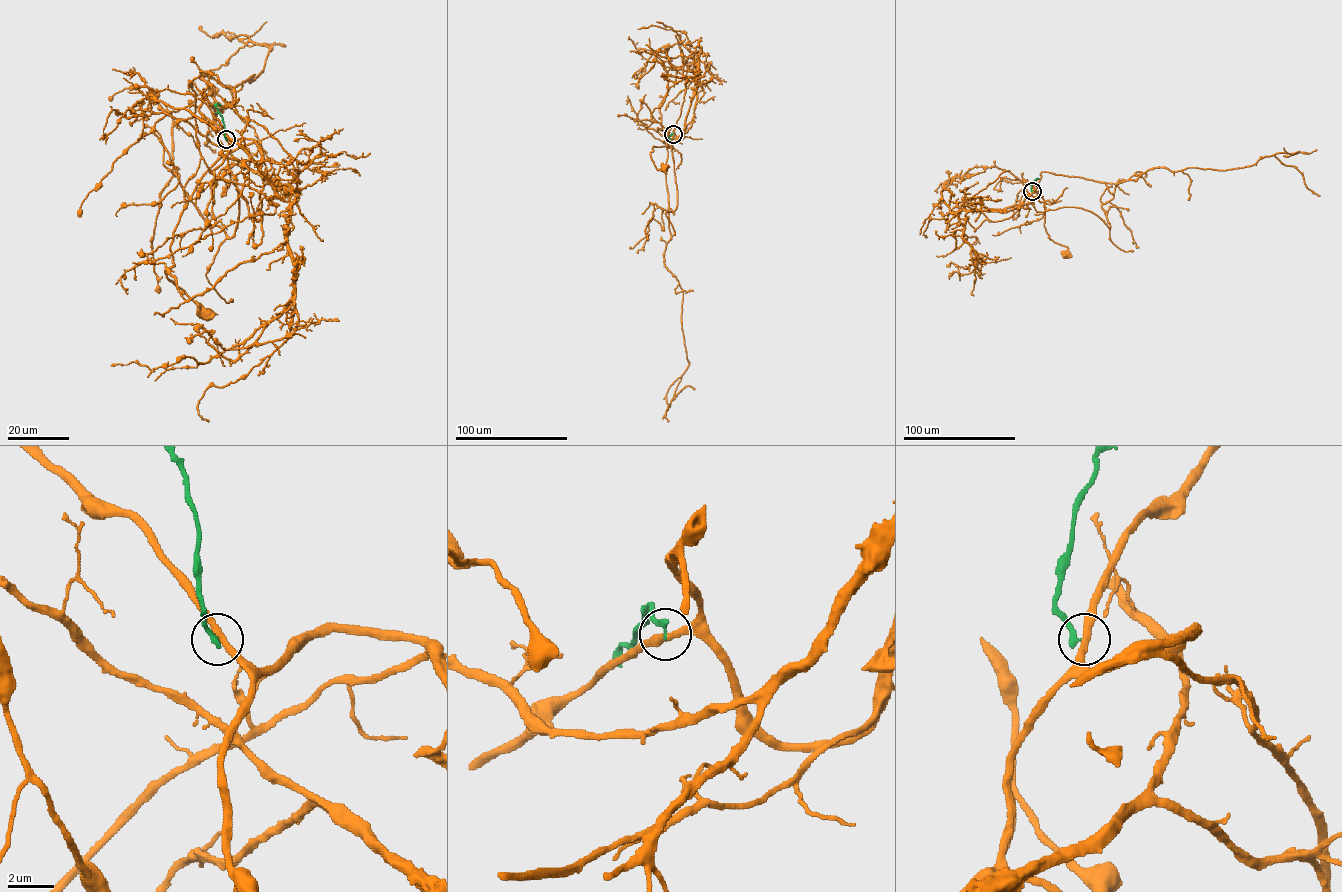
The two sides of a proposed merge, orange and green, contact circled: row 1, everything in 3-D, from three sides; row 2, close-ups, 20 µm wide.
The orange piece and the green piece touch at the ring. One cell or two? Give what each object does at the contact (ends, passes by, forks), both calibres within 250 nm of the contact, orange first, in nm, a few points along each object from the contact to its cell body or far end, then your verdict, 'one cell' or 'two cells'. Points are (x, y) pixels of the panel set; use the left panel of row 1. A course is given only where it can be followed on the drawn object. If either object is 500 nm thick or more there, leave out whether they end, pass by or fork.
orange passes by | green ends | 320/240 nm | orange via (227, 140), (253, 141), (222, 156), (202, 177), (174, 230), (174, 265), (166, 271), (201, 311) | green via (227, 140), (216, 106), (221, 106) | two cells

